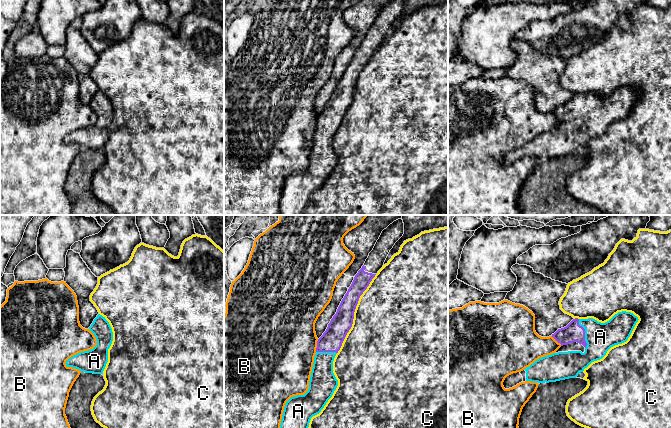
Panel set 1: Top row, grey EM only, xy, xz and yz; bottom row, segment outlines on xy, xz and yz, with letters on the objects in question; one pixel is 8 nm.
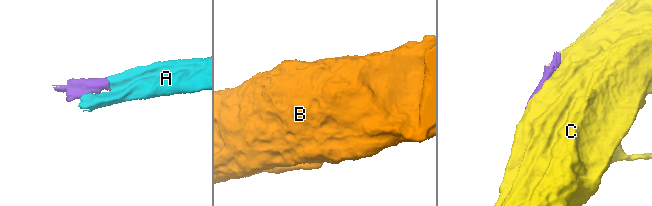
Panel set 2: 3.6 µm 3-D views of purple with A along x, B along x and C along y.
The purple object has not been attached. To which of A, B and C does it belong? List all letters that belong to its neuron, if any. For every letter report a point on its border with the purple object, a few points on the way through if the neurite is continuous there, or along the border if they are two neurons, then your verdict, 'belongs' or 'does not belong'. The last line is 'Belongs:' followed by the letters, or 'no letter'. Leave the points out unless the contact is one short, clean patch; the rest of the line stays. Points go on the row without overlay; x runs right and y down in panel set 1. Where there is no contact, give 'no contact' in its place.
A: yz (584, 110) | belongs
B: xz (317, 121) | does not belong
C: xz (353, 90) | does not belong
Belongs: A

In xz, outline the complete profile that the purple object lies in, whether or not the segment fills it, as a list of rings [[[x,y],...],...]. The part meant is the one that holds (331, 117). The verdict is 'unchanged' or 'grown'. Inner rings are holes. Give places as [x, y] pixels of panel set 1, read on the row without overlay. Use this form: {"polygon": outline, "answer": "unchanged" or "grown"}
{"polygon": [[[390,0],[384,5],[364,41],[355,51],[336,90],[317,117],[308,167],[304,171],[291,173],[285,180],[278,215],[303,215],[311,194],[319,190],[332,173],[338,162],[333,149],[333,137],[352,103],[359,74],[403,10],[404,0]]], "answer": "grown"}

